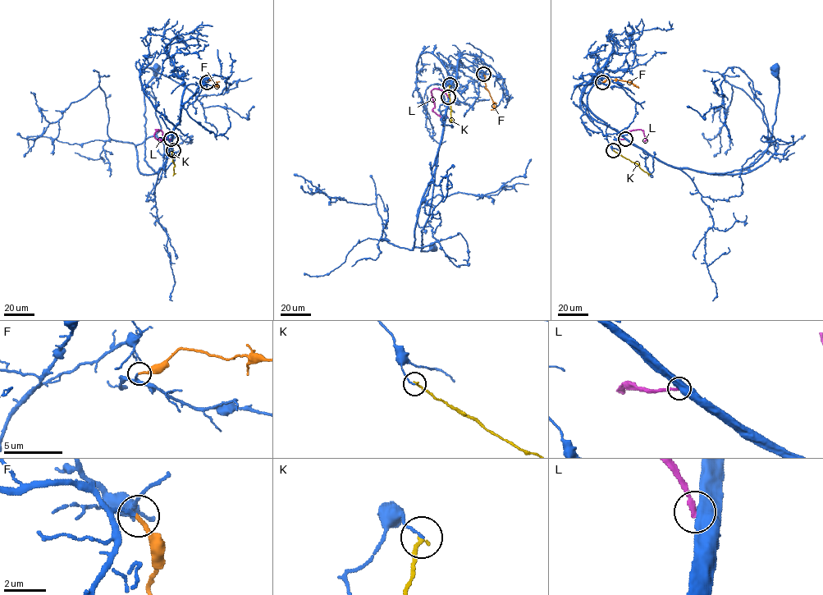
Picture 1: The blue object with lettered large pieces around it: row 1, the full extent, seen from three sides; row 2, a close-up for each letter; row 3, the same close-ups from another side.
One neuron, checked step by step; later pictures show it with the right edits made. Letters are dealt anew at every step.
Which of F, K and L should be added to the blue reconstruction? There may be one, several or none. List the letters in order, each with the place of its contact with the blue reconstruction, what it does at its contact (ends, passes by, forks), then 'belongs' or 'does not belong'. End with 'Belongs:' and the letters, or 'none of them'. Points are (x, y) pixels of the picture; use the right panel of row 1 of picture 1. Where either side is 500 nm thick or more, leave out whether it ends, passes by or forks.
F: meets blue at (602, 82); it ends there; belongs
K: meets blue at (613, 150); it ends there; does not belong
L: meets blue at (625, 139); does not belong
Belongs: F

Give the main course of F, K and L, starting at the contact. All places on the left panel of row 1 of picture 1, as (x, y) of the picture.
F: (207, 82), (208, 79), (214, 80), (217, 87), (213, 86)
K: (173, 150), (173, 174)
L: (171, 139), (157, 139), (154, 133), (157, 130), (156, 130), (159, 129), (171, 140)

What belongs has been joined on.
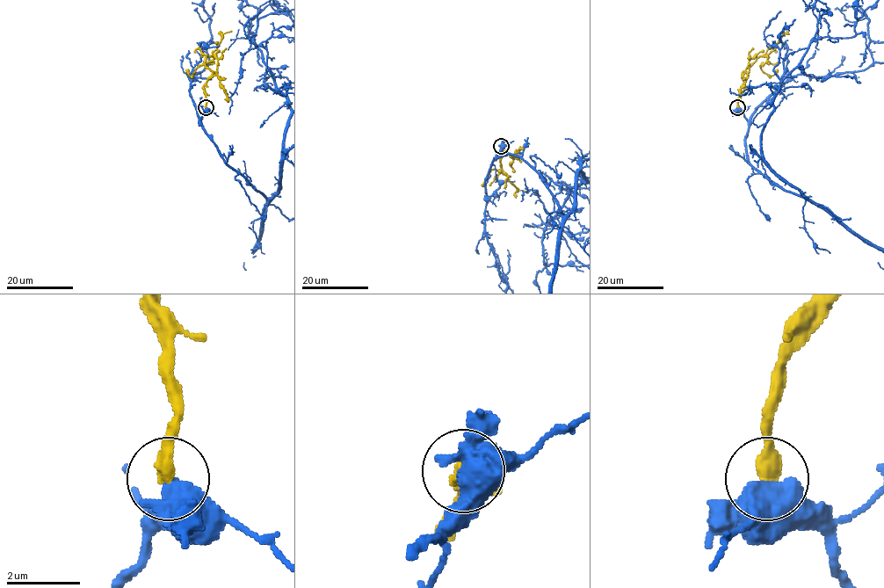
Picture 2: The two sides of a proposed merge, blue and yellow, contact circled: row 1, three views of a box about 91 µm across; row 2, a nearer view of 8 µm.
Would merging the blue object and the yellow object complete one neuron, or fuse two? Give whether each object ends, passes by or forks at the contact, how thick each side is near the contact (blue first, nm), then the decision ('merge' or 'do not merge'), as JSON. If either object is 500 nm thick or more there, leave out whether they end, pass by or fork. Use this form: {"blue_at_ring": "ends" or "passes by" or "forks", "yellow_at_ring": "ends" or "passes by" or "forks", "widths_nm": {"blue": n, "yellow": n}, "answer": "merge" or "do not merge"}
{"widths_nm": {"blue": 800, "yellow": 400}, "answer": "do not merge"}

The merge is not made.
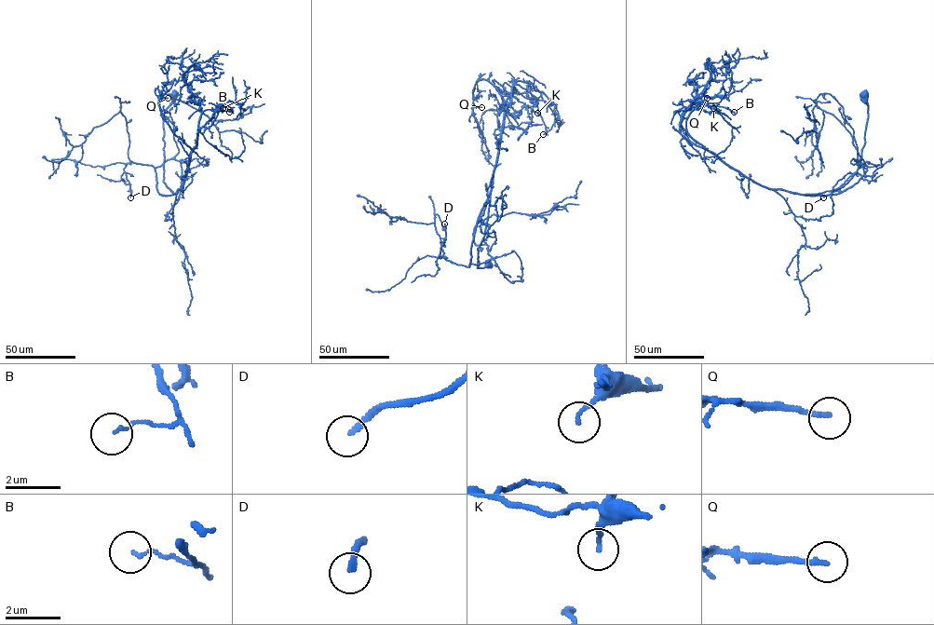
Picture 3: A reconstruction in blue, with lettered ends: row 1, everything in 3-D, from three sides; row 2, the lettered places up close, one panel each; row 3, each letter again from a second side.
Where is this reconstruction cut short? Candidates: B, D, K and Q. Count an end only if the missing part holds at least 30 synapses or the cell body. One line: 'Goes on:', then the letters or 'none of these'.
Goes on: D, Q

